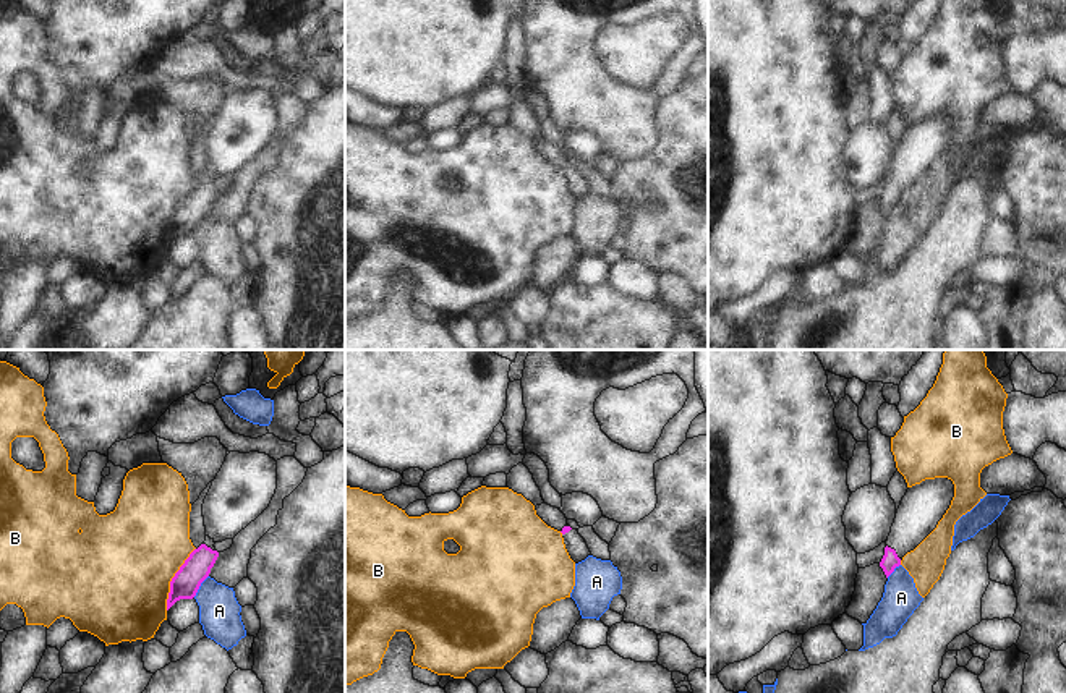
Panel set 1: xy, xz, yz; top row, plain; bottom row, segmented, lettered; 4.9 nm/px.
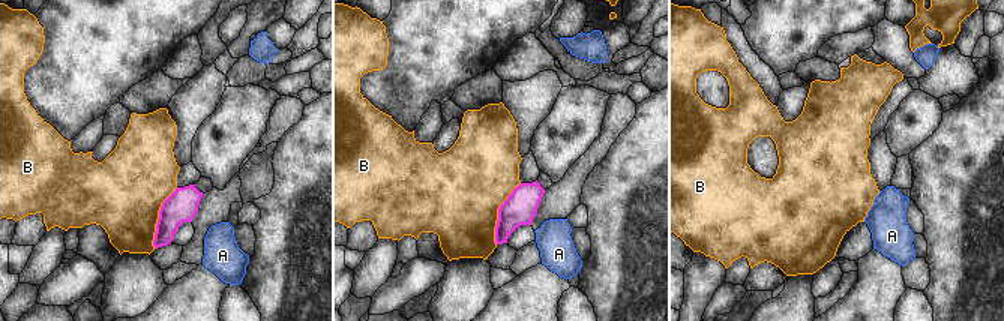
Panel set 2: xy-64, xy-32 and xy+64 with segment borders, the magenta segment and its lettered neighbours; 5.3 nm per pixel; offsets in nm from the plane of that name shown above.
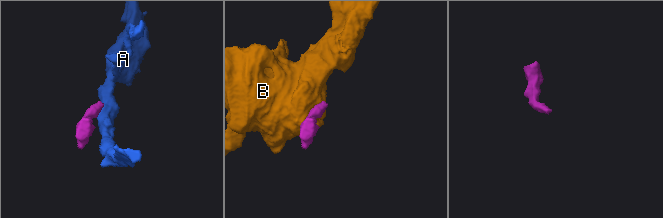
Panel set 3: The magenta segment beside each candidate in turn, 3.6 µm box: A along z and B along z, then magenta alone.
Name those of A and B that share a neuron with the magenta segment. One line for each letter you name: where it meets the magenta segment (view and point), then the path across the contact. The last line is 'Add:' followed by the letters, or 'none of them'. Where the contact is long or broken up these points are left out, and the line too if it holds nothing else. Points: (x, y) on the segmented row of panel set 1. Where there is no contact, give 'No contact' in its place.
Add: none of them.

